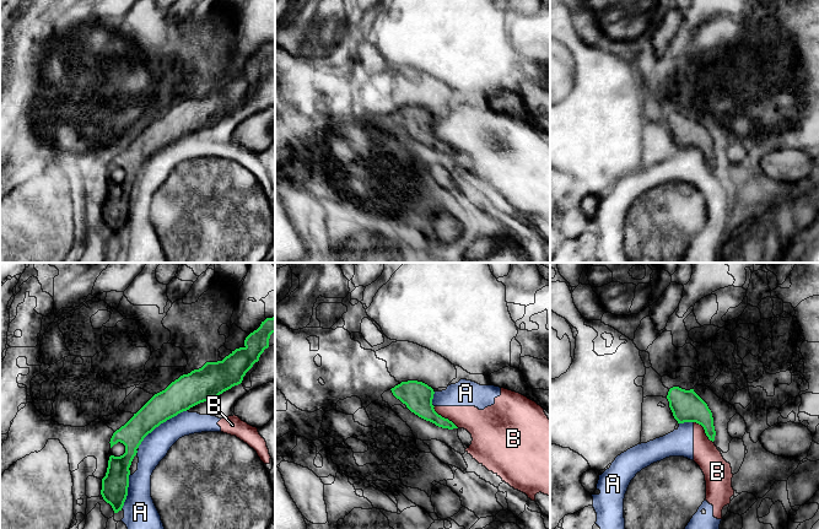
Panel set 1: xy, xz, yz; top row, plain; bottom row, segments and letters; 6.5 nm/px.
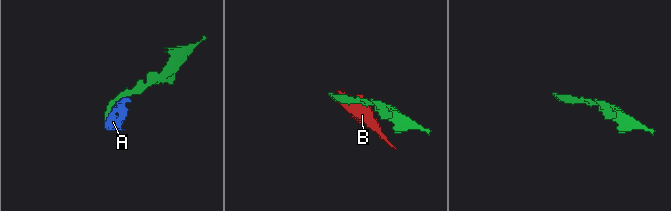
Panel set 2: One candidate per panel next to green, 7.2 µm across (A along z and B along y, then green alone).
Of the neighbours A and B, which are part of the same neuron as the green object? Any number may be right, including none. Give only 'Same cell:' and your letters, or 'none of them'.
Same cell: none of them

